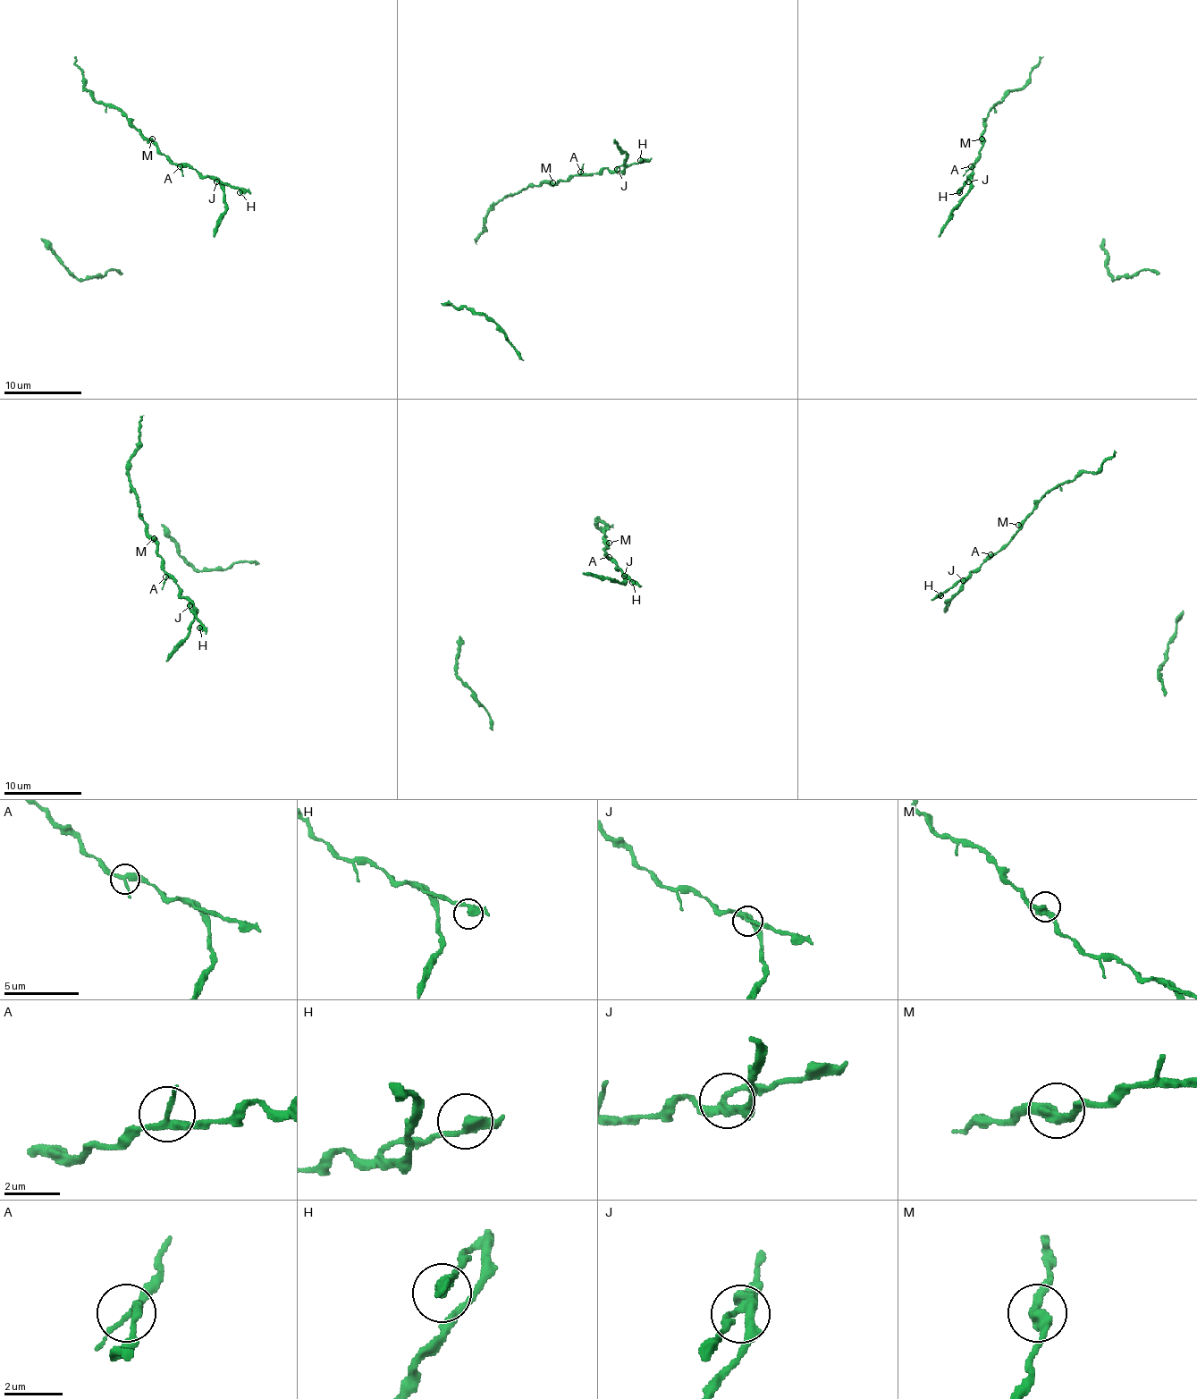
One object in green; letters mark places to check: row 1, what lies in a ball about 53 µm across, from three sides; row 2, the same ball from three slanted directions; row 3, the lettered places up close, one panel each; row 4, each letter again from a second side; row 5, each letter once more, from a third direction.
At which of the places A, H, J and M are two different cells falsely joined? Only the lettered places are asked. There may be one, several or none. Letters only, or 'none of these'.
none of these

